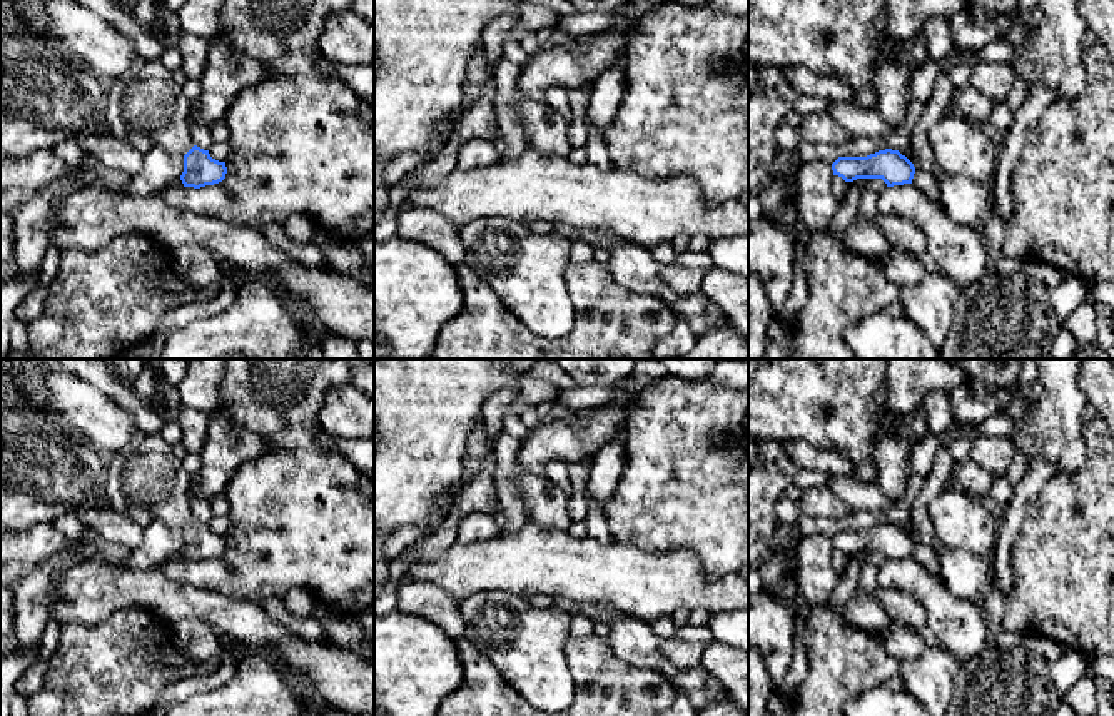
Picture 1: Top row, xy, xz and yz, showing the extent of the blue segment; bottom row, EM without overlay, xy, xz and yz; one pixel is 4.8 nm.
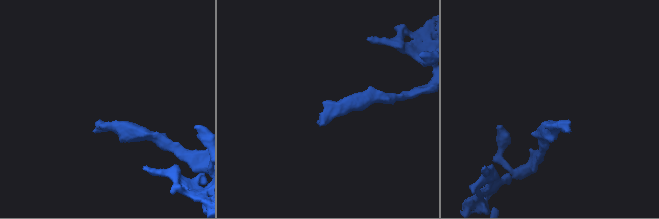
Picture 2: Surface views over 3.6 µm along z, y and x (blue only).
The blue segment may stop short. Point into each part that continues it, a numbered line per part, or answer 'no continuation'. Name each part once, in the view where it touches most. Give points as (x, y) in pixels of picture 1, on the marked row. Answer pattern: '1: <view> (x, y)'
1: xy (152, 104)

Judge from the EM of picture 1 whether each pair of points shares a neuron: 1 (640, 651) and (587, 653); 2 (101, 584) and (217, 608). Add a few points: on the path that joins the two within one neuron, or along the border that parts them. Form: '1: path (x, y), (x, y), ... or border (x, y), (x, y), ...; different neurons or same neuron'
1: border (605, 638), (618, 656), (648, 670); different neurons
2: path (129, 588), (152, 589), (169, 600), (189, 603); same neuron

